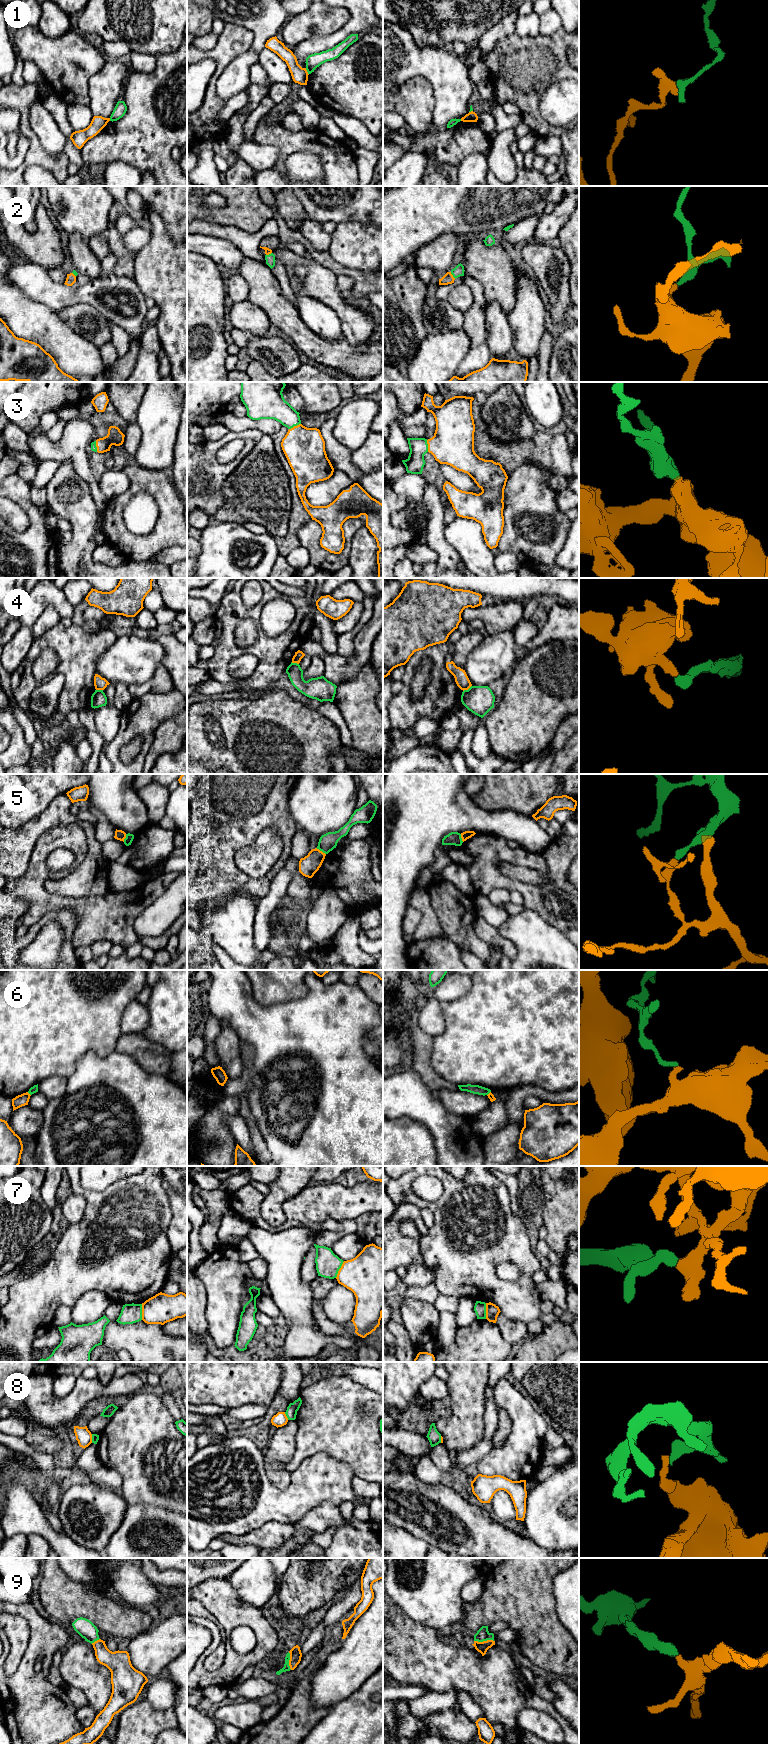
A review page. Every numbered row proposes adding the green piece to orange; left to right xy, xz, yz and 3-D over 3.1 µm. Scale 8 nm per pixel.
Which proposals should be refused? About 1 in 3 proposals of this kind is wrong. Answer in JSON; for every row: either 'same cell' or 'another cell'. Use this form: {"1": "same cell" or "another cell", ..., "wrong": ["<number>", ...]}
{"1": "another cell", "2": "same cell", "3": "same cell", "4": "another cell", "5": "another cell", "6": "another cell", "7": "another cell", "8": "another cell", "9": "same cell", "wrong": ["1", "4", "5", "6", "7", "8"]}

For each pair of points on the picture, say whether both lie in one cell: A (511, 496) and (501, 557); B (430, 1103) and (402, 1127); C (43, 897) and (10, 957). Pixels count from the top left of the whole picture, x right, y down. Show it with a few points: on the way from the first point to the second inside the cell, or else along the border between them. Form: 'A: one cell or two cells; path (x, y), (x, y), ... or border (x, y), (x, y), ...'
A: two cells; border (500, 550), (512, 552), (519, 562)
B: two cells; border (393, 1118), (408, 1116), (422, 1122), (431, 1133)
C: two cells; border (46, 912), (28, 928)

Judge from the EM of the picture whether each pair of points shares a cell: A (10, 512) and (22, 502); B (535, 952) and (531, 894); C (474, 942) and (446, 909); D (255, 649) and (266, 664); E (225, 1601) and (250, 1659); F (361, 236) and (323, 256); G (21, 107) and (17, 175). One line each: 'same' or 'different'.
A: different
B: different
C: same
D: same
E: same
F: different
G: same

